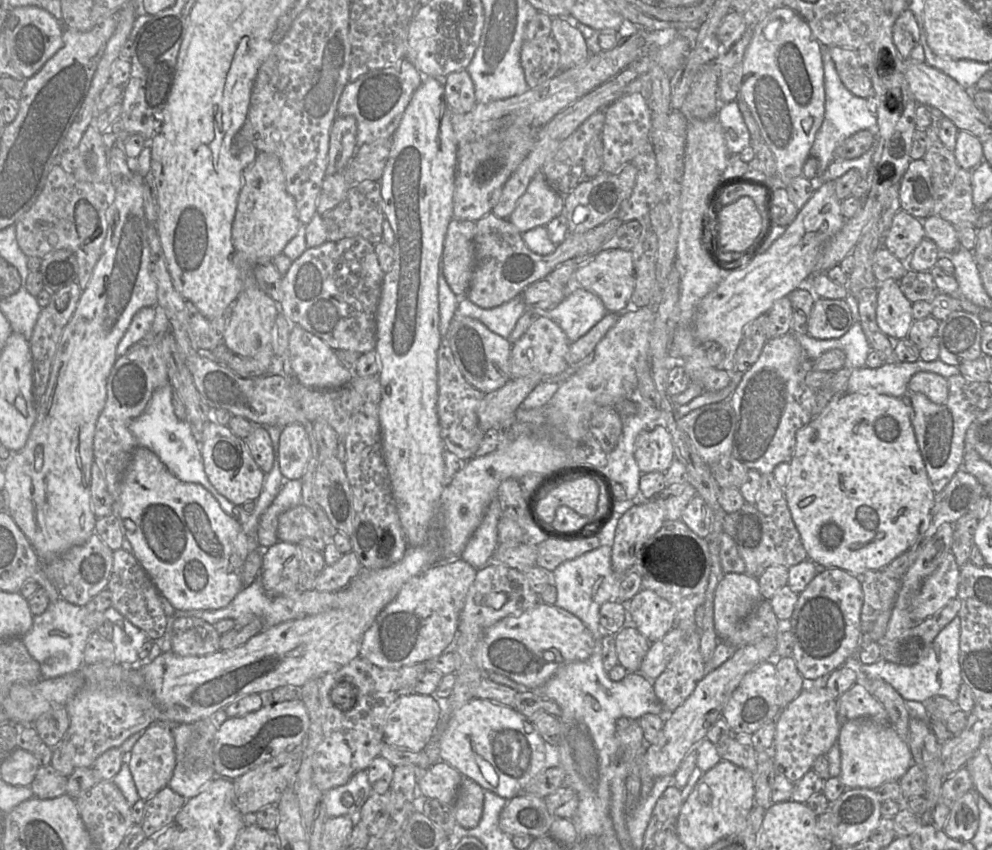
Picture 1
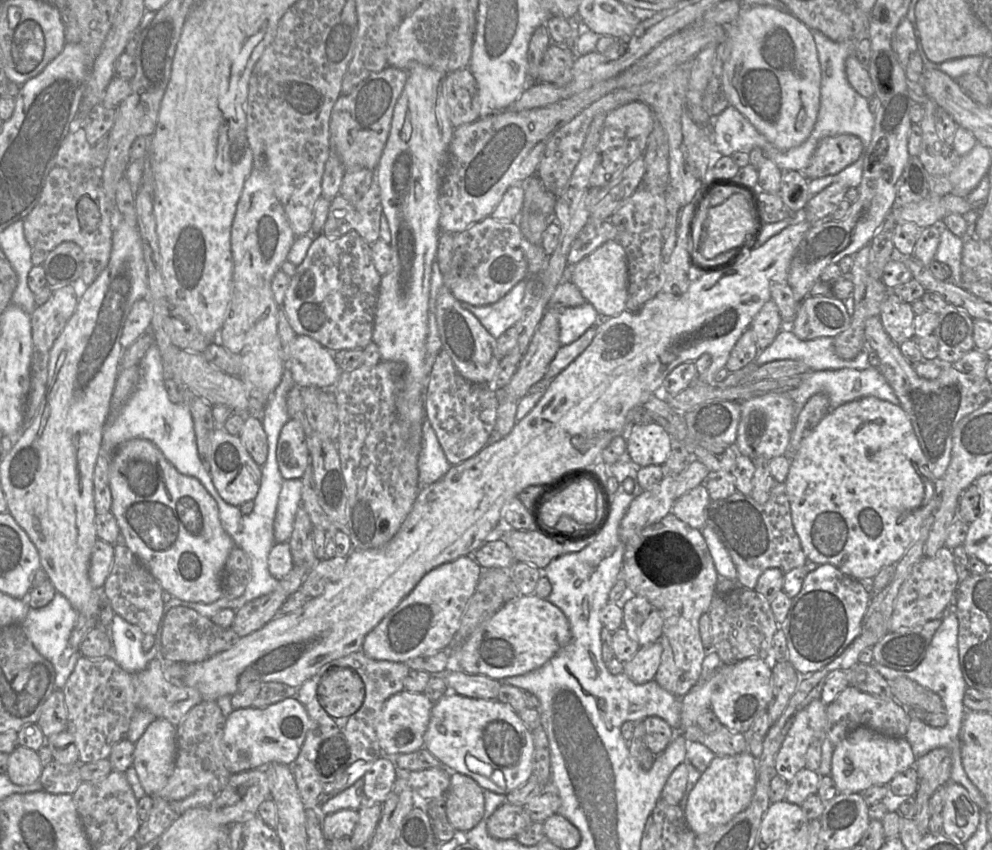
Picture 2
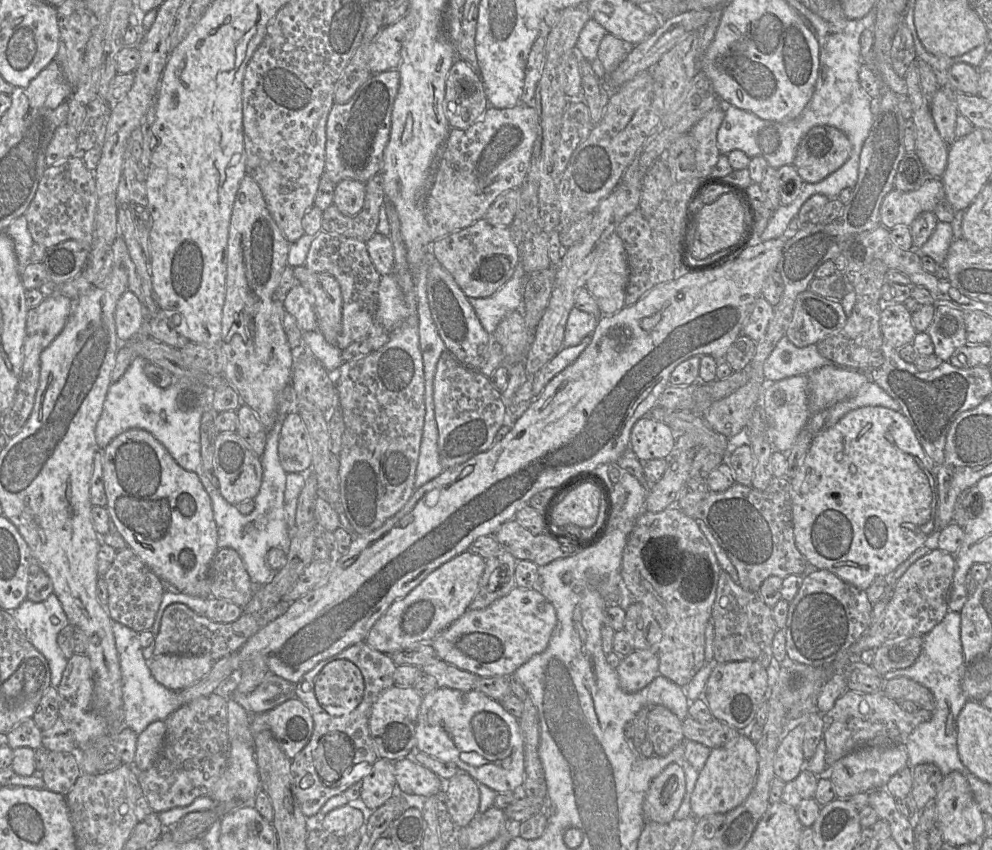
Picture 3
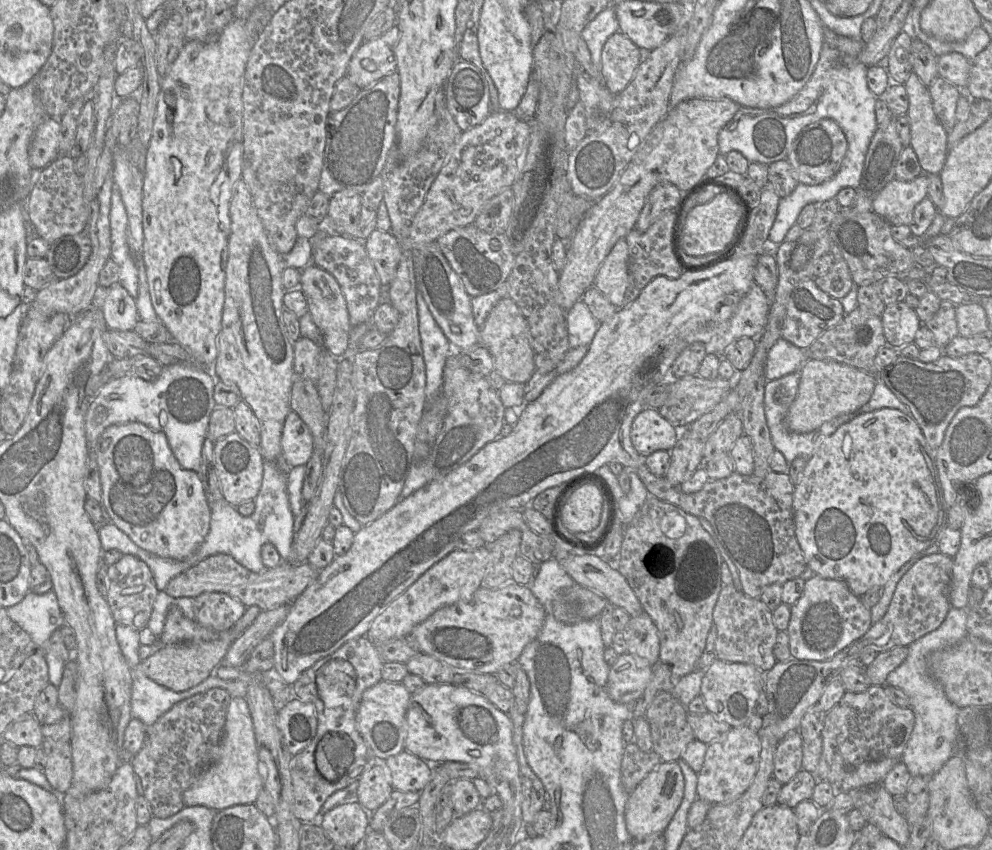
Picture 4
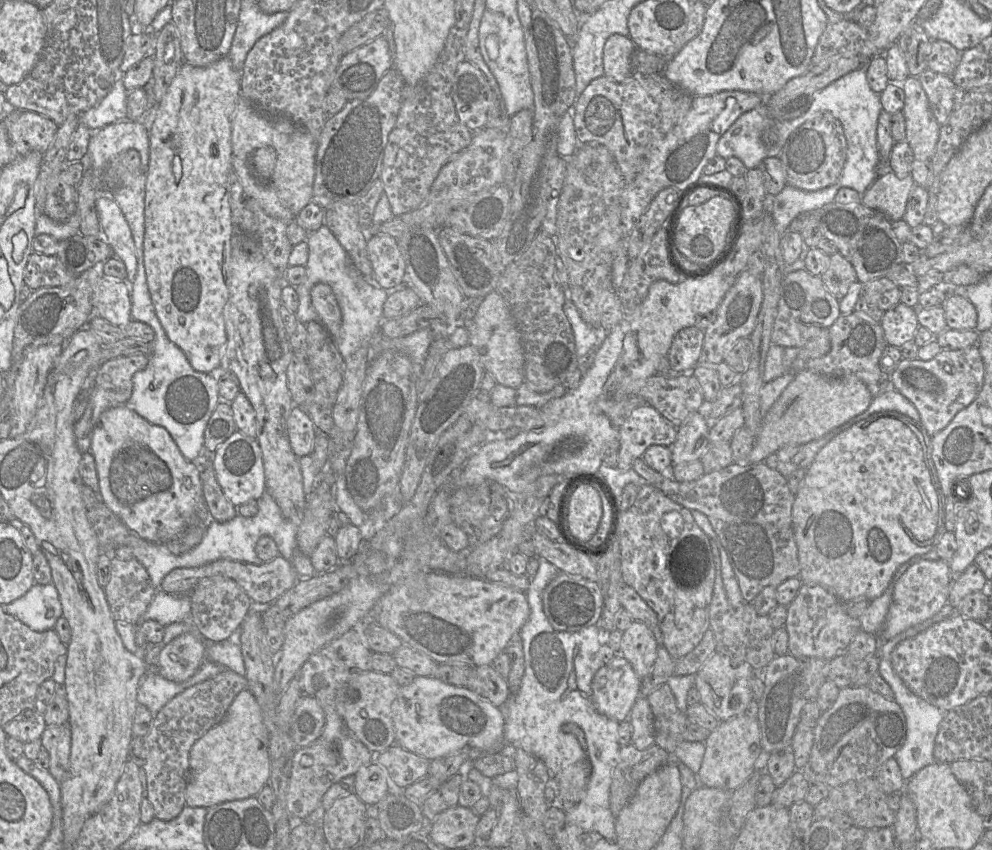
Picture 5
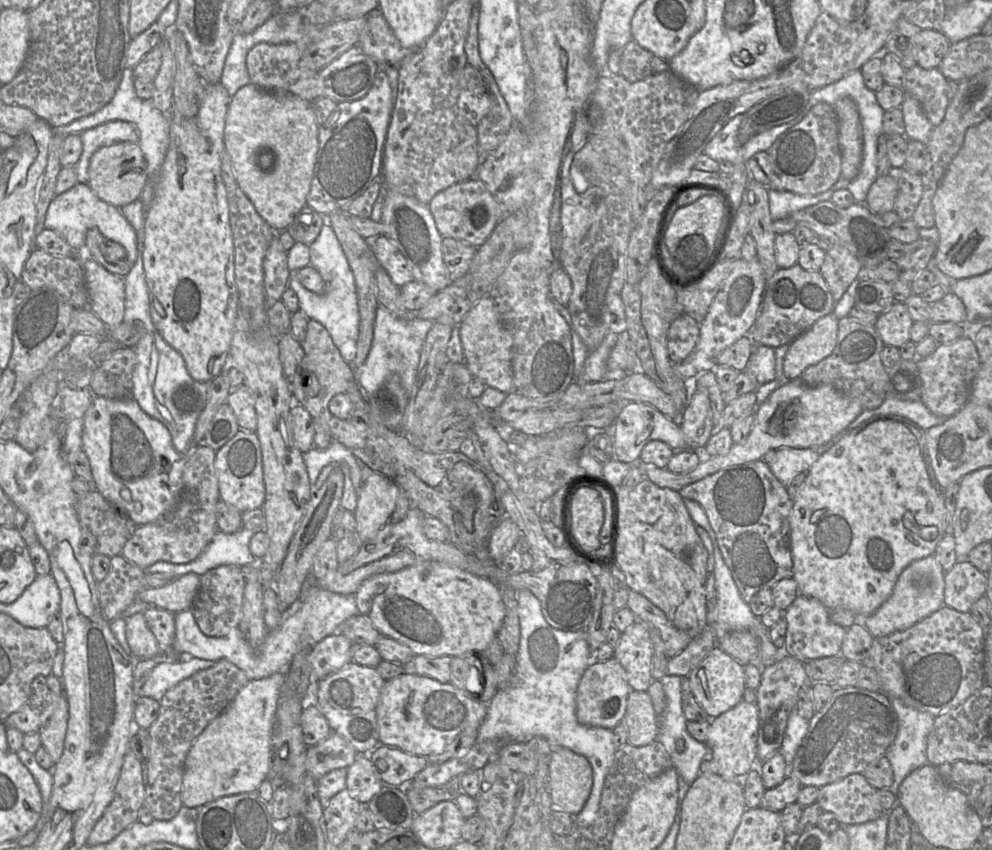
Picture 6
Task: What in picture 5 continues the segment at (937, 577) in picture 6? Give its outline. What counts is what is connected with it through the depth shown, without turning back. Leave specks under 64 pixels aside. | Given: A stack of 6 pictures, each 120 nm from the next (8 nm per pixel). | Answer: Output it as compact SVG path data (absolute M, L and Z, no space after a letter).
M931 550L921 556L911 558L906 563L902 564L895 572L892 580L886 590L878 598L871 600L864 614L859 618L861 630L871 635L878 635L881 631L886 615L892 601L894 586L903 573L914 563L921 560L938 560L939 555L936 550Z

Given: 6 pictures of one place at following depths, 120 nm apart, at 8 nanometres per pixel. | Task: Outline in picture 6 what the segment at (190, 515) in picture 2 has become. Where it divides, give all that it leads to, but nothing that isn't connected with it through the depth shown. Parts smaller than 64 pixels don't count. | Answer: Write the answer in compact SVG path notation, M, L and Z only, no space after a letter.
M94 396L84 414L82 448L90 462L93 487L137 526L160 520L178 503L186 456L175 450L169 430L146 414L134 398L114 400Z

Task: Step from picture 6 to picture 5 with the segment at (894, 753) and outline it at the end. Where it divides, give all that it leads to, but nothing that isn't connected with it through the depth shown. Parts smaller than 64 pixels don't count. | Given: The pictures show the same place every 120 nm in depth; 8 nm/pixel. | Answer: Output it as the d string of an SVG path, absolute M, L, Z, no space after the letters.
M878 647L879 668L878 673L891 687L894 693L894 700L901 707L906 719L906 739L902 747L894 755L903 778L907 781L919 770L935 762L934 743L938 733L944 713L937 707L929 704L920 697L913 694L899 678L892 667L890 649L888 647Z

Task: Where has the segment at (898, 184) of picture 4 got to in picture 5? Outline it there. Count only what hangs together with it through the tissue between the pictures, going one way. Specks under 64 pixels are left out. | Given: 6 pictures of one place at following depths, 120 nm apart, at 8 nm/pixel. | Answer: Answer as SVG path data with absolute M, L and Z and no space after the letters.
M882 172L862 195L861 203L883 213L889 220L903 218L910 191L917 185L911 175L900 179L894 172Z

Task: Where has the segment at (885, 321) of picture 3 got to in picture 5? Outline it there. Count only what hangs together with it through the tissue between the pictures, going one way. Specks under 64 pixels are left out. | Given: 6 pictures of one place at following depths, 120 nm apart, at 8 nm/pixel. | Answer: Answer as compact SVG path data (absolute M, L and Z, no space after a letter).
M900 302L884 312L880 325L886 343L901 348L907 342L914 340L920 324L915 309Z

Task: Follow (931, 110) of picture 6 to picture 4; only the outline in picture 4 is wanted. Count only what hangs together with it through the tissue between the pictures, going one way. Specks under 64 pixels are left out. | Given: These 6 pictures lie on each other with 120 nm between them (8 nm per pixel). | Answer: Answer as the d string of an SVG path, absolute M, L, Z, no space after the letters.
M939 76L928 86L928 91L935 116L944 130L949 133L957 122L955 113L958 99L965 92Z

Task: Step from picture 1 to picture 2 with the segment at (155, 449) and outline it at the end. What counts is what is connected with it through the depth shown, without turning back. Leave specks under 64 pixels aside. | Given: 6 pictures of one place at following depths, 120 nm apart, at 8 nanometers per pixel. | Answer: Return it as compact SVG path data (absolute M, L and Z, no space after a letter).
M153 342L138 365L140 379L136 389L122 407L115 419L105 422L103 427L101 455L112 456L115 449L122 443L139 438L152 442L163 453L179 473L198 479L210 495L216 488L206 465L201 460L194 431L194 424L189 407L185 403L172 403L164 386L164 369L159 349Z

